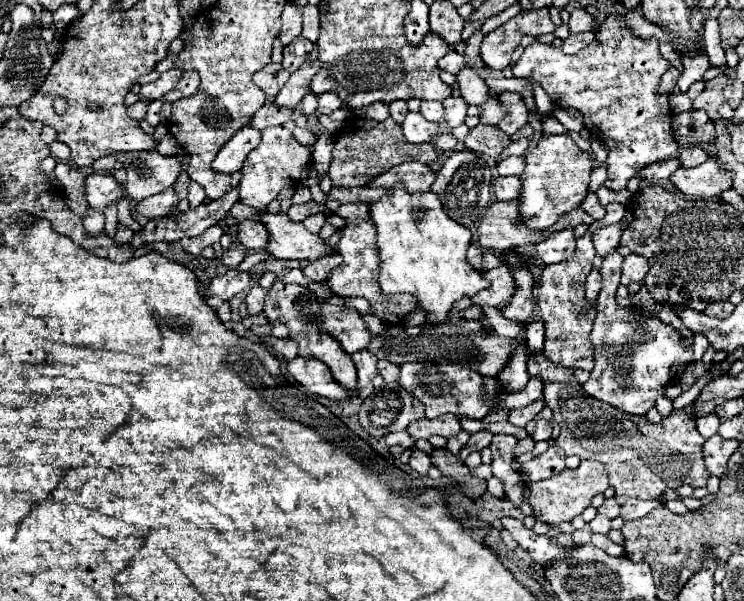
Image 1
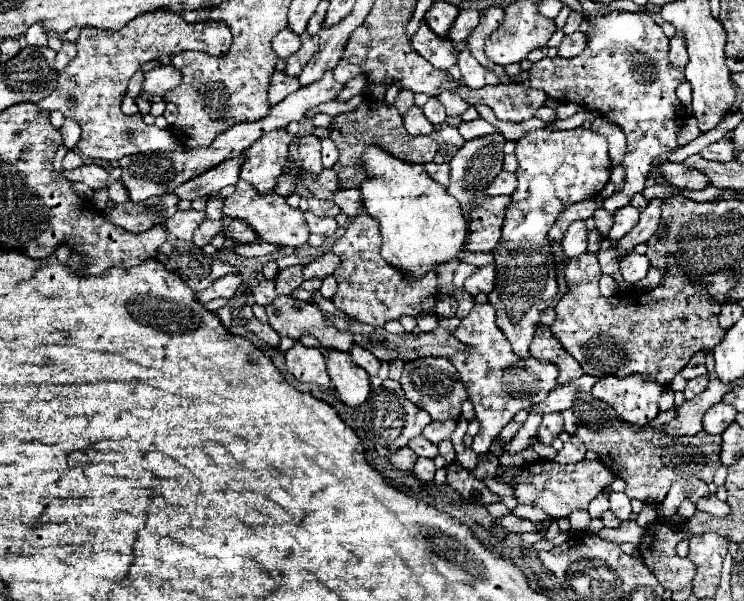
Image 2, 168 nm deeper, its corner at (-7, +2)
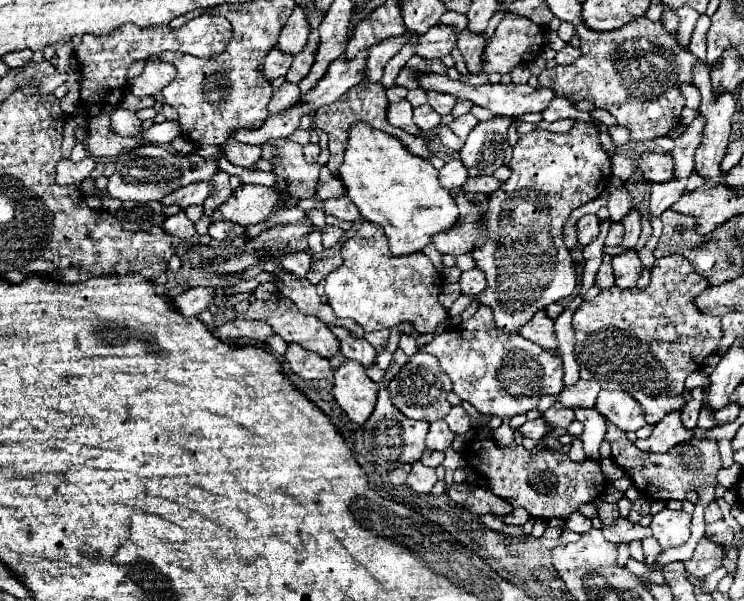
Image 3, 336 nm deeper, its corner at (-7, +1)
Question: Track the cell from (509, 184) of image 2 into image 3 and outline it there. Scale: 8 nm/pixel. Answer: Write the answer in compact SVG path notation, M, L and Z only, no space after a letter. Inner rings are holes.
M477 177L477 179L467 179L461 189L467 193L485 193L491 195L495 189L499 189L501 181L497 177Z

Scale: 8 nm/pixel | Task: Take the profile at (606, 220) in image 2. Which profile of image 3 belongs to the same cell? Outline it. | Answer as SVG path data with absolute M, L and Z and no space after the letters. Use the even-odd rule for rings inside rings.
M611 223L611 229L609 229L609 235L605 239L605 245L607 247L617 247L623 239L623 225L621 223Z

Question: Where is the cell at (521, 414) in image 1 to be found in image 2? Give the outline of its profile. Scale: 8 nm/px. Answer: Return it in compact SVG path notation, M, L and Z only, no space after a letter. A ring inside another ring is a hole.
M583 374L579 380L561 384L559 388L555 388L555 392L549 392L547 400L543 400L543 404L535 404L533 412L539 414L547 414L547 412L563 412L567 408L573 406L573 400L577 398L579 392L591 392L591 388L595 386L597 378L595 376L587 376Z

